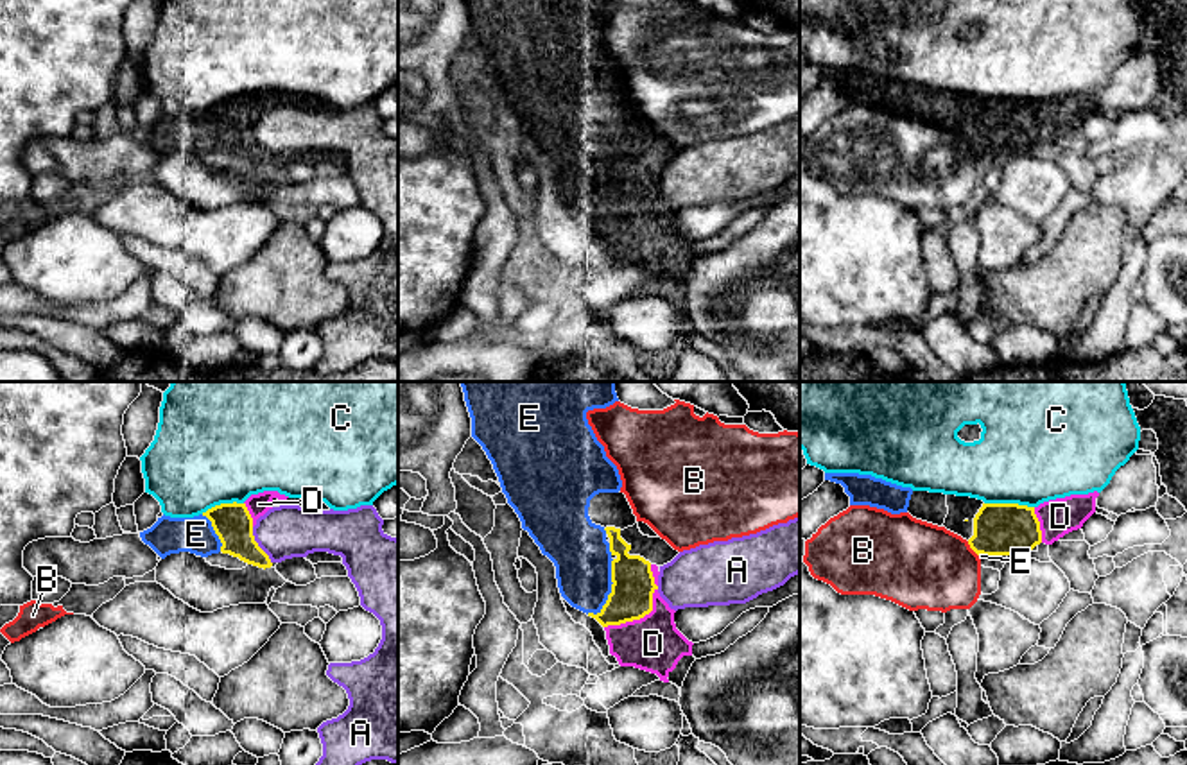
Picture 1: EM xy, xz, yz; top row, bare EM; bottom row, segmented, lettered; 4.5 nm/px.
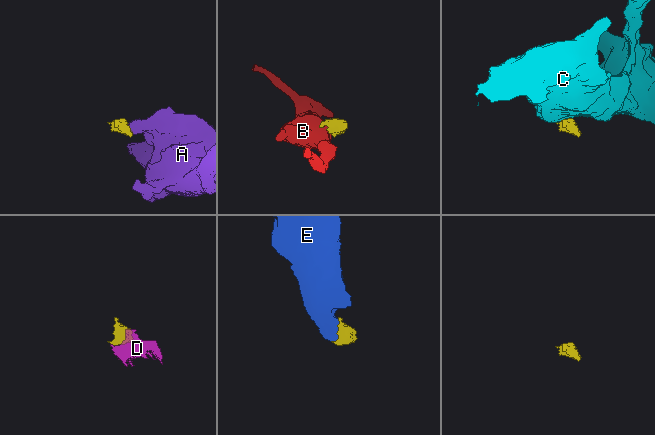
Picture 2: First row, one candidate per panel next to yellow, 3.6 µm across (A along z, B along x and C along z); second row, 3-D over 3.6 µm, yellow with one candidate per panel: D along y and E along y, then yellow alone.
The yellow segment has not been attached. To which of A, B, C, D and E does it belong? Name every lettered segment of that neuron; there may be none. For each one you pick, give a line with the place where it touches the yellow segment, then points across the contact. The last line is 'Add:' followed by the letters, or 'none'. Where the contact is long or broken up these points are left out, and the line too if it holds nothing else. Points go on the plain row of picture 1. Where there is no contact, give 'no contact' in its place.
D: contact xz (649, 210); way xz (633, 183), (635, 196), (649, 210), (649, 239), (653, 242)
E: contact xz (612, 190)
Add: D, E

